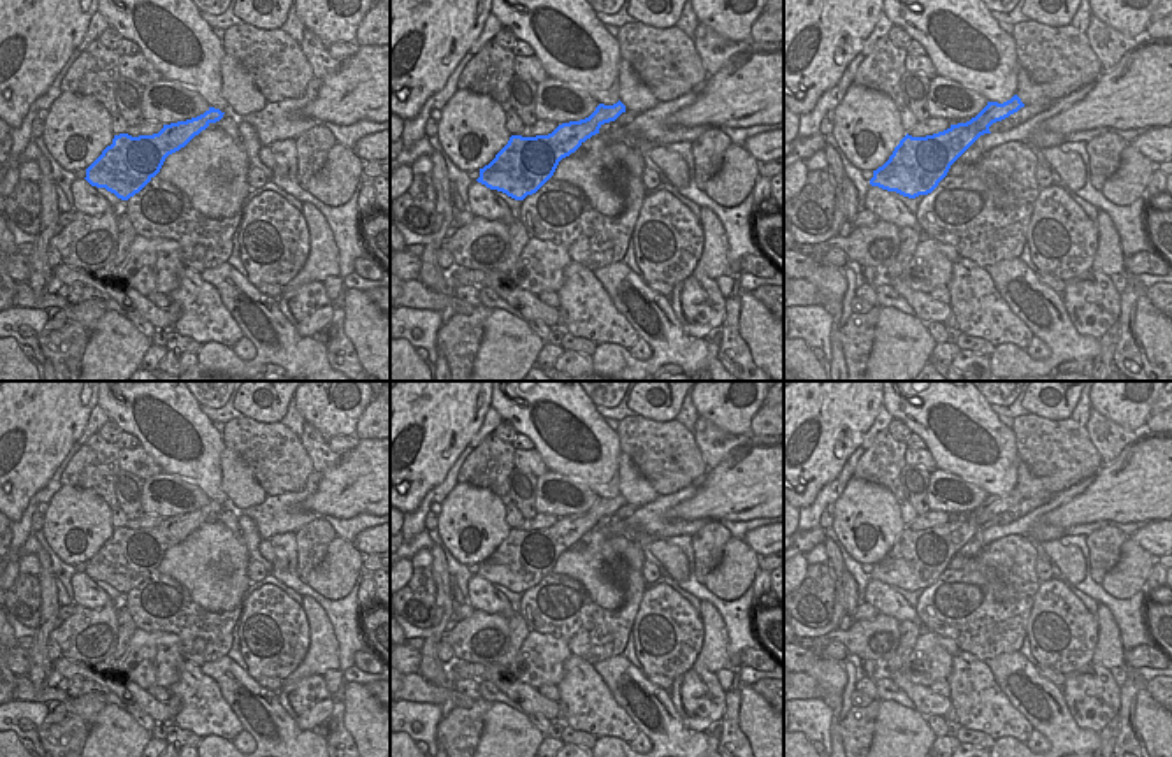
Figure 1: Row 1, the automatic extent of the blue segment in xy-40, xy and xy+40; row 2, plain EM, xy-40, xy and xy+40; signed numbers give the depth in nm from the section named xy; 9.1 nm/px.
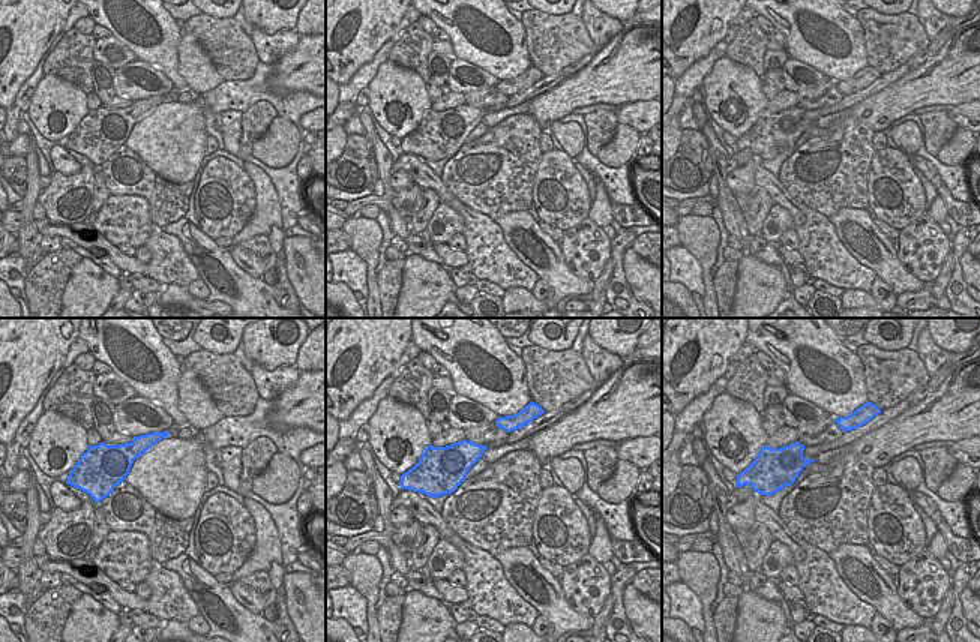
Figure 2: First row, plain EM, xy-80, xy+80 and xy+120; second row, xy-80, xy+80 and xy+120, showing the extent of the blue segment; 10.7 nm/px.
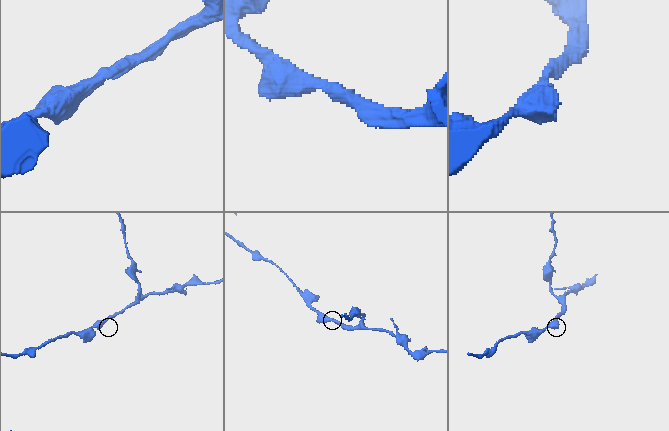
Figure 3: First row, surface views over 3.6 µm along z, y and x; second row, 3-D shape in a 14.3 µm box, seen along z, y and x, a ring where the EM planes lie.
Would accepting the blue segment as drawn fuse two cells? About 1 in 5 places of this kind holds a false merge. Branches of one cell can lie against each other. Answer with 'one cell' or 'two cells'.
one cell

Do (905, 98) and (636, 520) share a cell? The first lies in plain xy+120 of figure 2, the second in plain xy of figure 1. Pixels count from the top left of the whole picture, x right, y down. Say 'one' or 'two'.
two

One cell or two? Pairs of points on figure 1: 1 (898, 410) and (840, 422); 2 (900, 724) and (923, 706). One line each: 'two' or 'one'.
1: two
2: two

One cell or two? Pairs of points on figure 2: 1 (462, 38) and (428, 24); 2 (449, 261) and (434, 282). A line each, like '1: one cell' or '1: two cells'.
1: two cells
2: two cells

